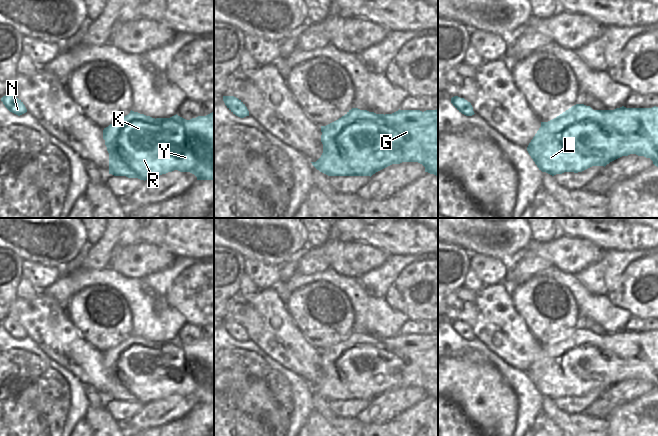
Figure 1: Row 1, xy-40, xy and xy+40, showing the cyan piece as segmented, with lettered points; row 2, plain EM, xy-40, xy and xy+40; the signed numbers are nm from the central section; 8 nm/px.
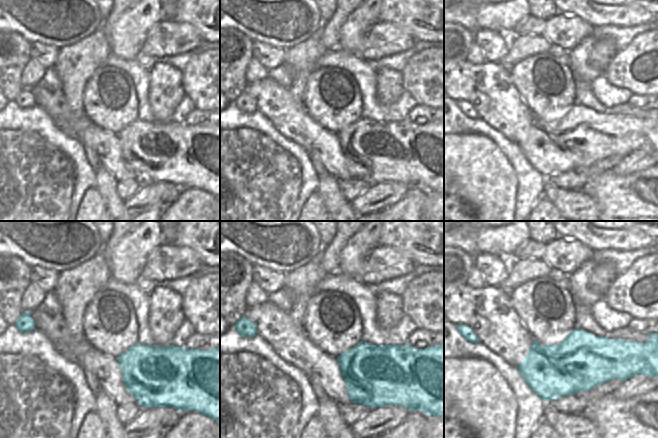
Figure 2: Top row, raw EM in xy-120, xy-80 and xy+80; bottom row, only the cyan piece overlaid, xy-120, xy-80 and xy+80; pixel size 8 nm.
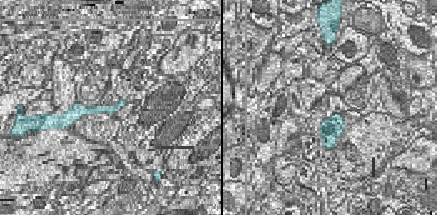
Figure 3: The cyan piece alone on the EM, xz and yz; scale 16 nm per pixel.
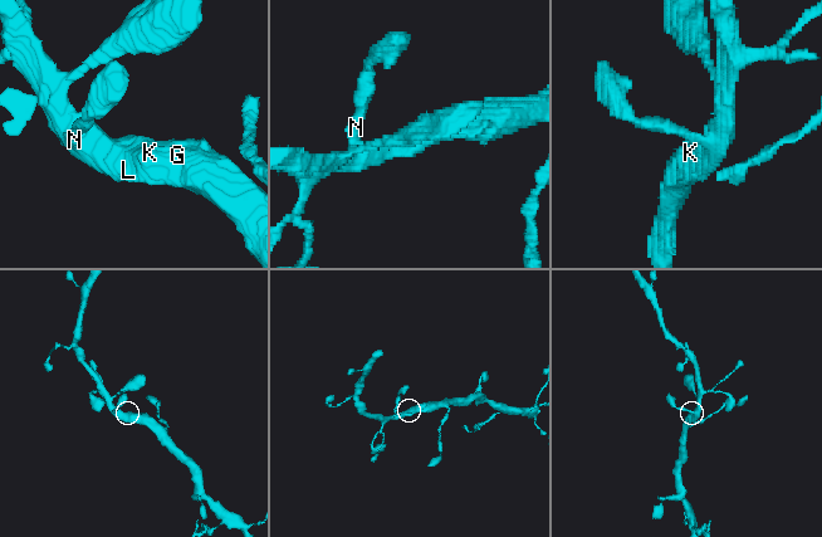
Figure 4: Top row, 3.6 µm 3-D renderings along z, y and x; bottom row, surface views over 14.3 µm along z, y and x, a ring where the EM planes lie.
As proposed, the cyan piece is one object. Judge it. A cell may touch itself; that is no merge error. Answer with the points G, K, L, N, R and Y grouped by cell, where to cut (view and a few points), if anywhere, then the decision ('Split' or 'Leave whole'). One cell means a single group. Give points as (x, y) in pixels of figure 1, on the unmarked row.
Groups: G K L N R Y. No split. Leave whole

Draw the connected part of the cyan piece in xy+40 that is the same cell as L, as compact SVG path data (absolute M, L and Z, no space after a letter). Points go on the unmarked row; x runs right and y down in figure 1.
M576 328L548 345L529 367L527 375L539 394L552 400L564 396L582 396L592 390L606 390L630 378L650 382L658 391L658 331L593 334Z

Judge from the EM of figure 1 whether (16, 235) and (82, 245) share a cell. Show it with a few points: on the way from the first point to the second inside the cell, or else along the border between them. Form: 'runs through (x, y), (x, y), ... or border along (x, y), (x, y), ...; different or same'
runs through (32, 235), (55, 235), (66, 238); same

